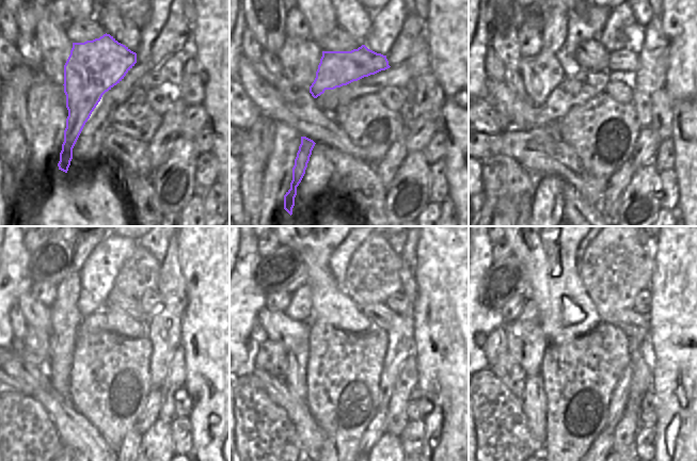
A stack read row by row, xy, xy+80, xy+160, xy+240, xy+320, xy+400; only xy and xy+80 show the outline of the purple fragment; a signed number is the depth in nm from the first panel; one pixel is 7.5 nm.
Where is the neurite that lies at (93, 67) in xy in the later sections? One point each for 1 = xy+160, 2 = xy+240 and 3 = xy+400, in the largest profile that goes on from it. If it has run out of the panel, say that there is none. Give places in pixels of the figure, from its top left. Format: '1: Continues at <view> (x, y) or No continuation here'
1: Continues at xy+160 (503, 177)
2: Continues at xy+240 (29, 442)
3: Continues at xy+400 (504, 442).

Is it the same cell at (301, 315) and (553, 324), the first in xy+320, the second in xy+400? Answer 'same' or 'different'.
different

